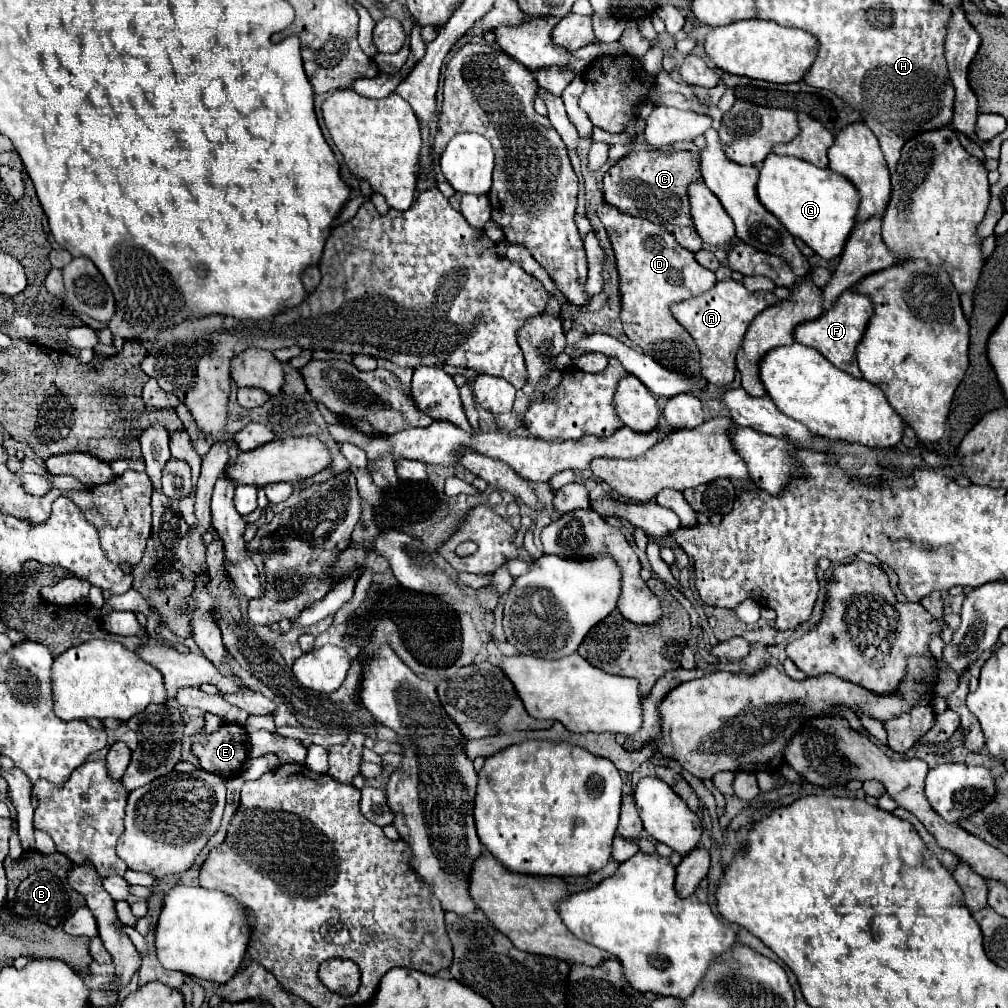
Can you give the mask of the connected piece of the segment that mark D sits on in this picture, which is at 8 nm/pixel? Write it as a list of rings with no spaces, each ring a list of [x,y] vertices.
[[[608,202],[596,206],[596,216],[604,224],[614,250],[622,300],[620,318],[626,336],[662,366],[684,374],[700,374],[698,348],[692,336],[674,320],[670,304],[710,290],[716,284],[714,272],[702,268],[692,252],[676,244],[674,236],[654,222],[622,214],[618,208],[608,206]]]

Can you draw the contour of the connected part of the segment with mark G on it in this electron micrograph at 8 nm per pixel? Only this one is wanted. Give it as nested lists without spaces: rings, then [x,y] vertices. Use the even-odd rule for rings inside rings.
[[[770,154],[764,160],[764,166],[760,170],[760,180],[758,180],[758,198],[764,204],[768,212],[772,212],[792,236],[798,236],[804,240],[818,256],[830,260],[842,254],[844,250],[844,240],[848,240],[854,224],[856,224],[856,208],[860,204],[860,196],[856,196],[856,190],[844,176],[838,176],[830,168],[816,168],[804,160],[790,158],[790,156],[778,156]]]

